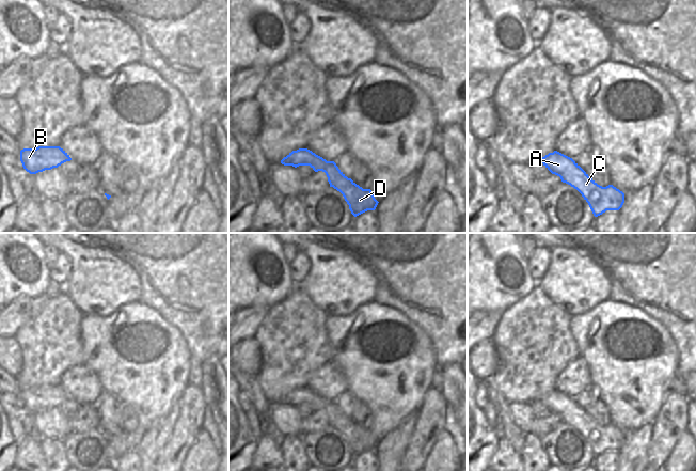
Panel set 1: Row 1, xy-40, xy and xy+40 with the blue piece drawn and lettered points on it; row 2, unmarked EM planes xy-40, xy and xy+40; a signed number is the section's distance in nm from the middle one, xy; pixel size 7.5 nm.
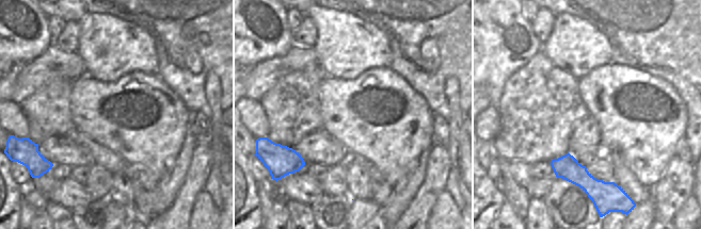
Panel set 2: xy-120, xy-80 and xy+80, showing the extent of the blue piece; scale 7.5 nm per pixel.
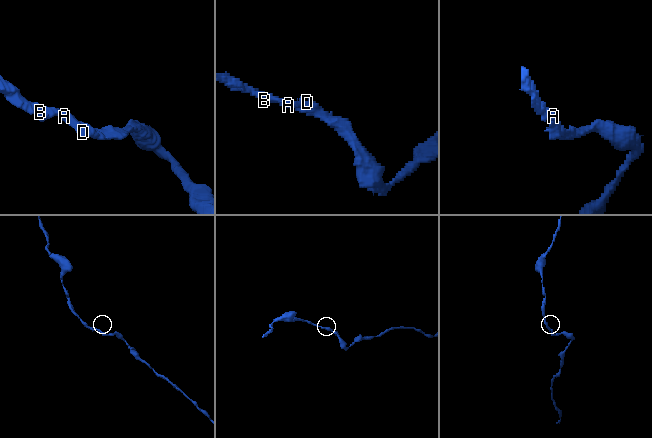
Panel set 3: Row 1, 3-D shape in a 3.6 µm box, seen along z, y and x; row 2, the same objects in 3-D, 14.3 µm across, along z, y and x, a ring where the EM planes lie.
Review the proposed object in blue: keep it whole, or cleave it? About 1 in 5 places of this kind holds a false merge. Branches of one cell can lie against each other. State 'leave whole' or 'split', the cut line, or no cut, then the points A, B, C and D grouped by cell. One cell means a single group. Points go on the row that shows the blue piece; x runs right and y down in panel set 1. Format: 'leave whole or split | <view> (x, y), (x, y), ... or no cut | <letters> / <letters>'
leave whole | no cut | A B C D

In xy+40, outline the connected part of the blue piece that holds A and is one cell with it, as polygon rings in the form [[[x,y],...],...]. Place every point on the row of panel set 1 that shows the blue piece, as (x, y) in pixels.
[[[554,151],[539,160],[552,174],[576,189],[588,203],[595,217],[606,210],[619,210],[624,203],[624,193],[608,185],[598,185],[572,158]]]

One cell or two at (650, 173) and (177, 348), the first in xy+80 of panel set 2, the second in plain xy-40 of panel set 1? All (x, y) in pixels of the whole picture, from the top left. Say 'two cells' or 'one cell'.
one cell

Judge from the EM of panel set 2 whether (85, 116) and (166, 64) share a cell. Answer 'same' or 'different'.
different

